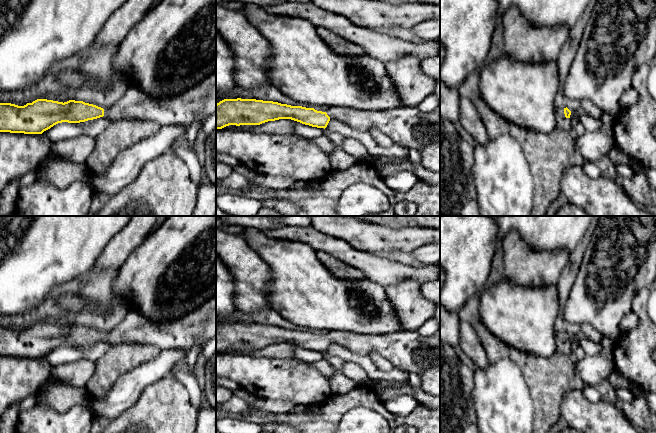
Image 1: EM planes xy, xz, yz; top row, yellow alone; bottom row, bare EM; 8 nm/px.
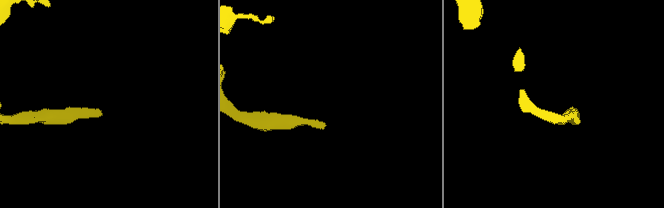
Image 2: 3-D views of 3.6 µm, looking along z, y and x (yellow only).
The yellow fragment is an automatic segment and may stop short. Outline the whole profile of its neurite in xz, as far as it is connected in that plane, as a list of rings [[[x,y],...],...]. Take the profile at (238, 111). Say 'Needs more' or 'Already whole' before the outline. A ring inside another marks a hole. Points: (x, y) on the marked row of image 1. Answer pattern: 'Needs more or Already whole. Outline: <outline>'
Needs more. Outline: [[[224,99],[216,104],[216,130],[229,125],[260,125],[268,121],[291,119],[305,125],[326,128],[331,119],[346,123],[358,131],[379,129],[395,144],[408,149],[419,150],[440,136],[440,111],[422,112],[418,107],[399,107],[385,111],[362,111],[348,107],[330,107],[326,112],[314,108],[291,106],[273,101],[256,99]]]

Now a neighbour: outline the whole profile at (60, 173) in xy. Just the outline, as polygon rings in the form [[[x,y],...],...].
[[[56,158],[41,167],[37,180],[47,181],[58,189],[65,189],[77,181],[86,181],[88,171],[86,164],[76,164]]]

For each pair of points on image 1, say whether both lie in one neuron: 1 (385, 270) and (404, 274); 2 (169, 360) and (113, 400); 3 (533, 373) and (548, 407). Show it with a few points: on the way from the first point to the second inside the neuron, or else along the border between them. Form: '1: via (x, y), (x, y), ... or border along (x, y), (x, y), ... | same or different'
1: via (390, 272), (399, 272) | same
2: via (155, 369), (140, 377), (127, 390) | same
3: via (541, 381), (546, 386), (546, 399) | same

